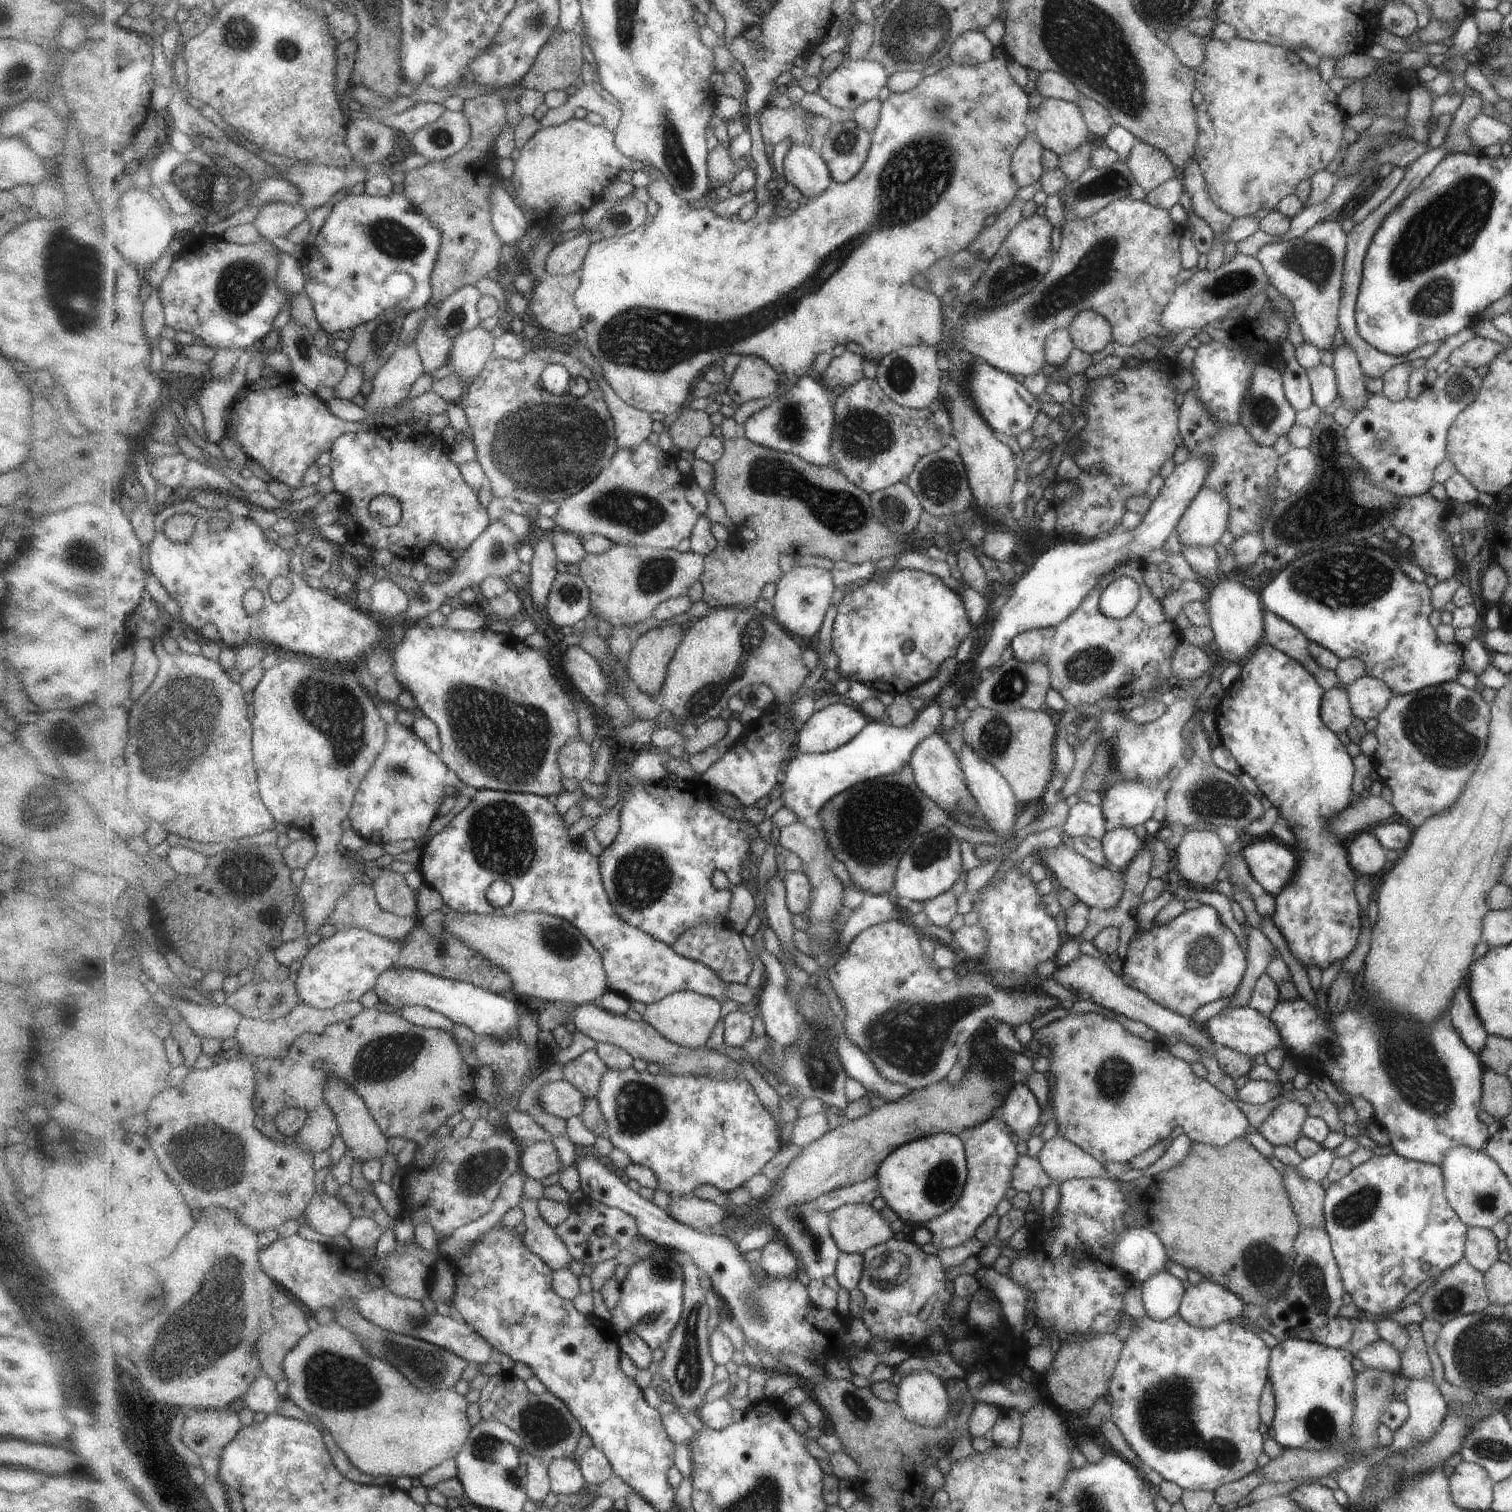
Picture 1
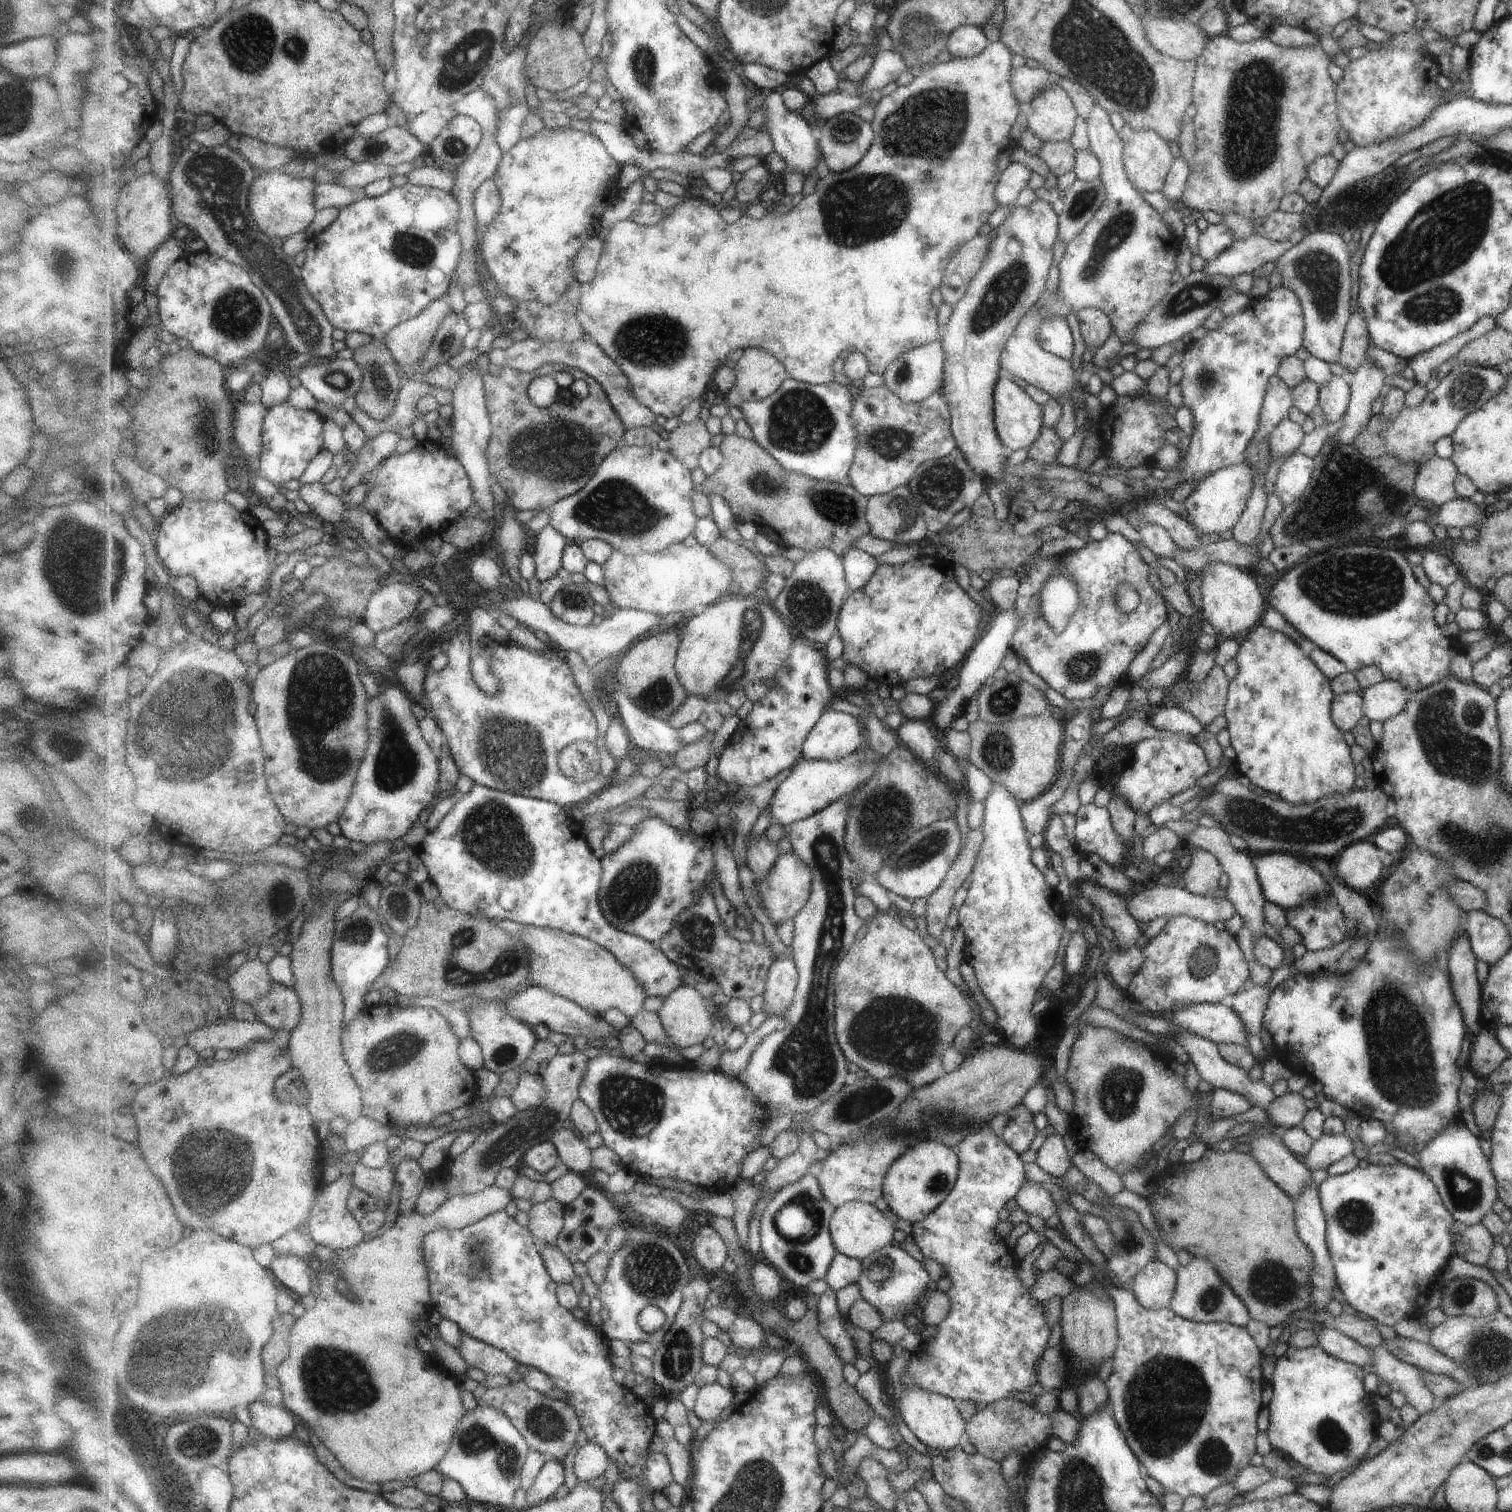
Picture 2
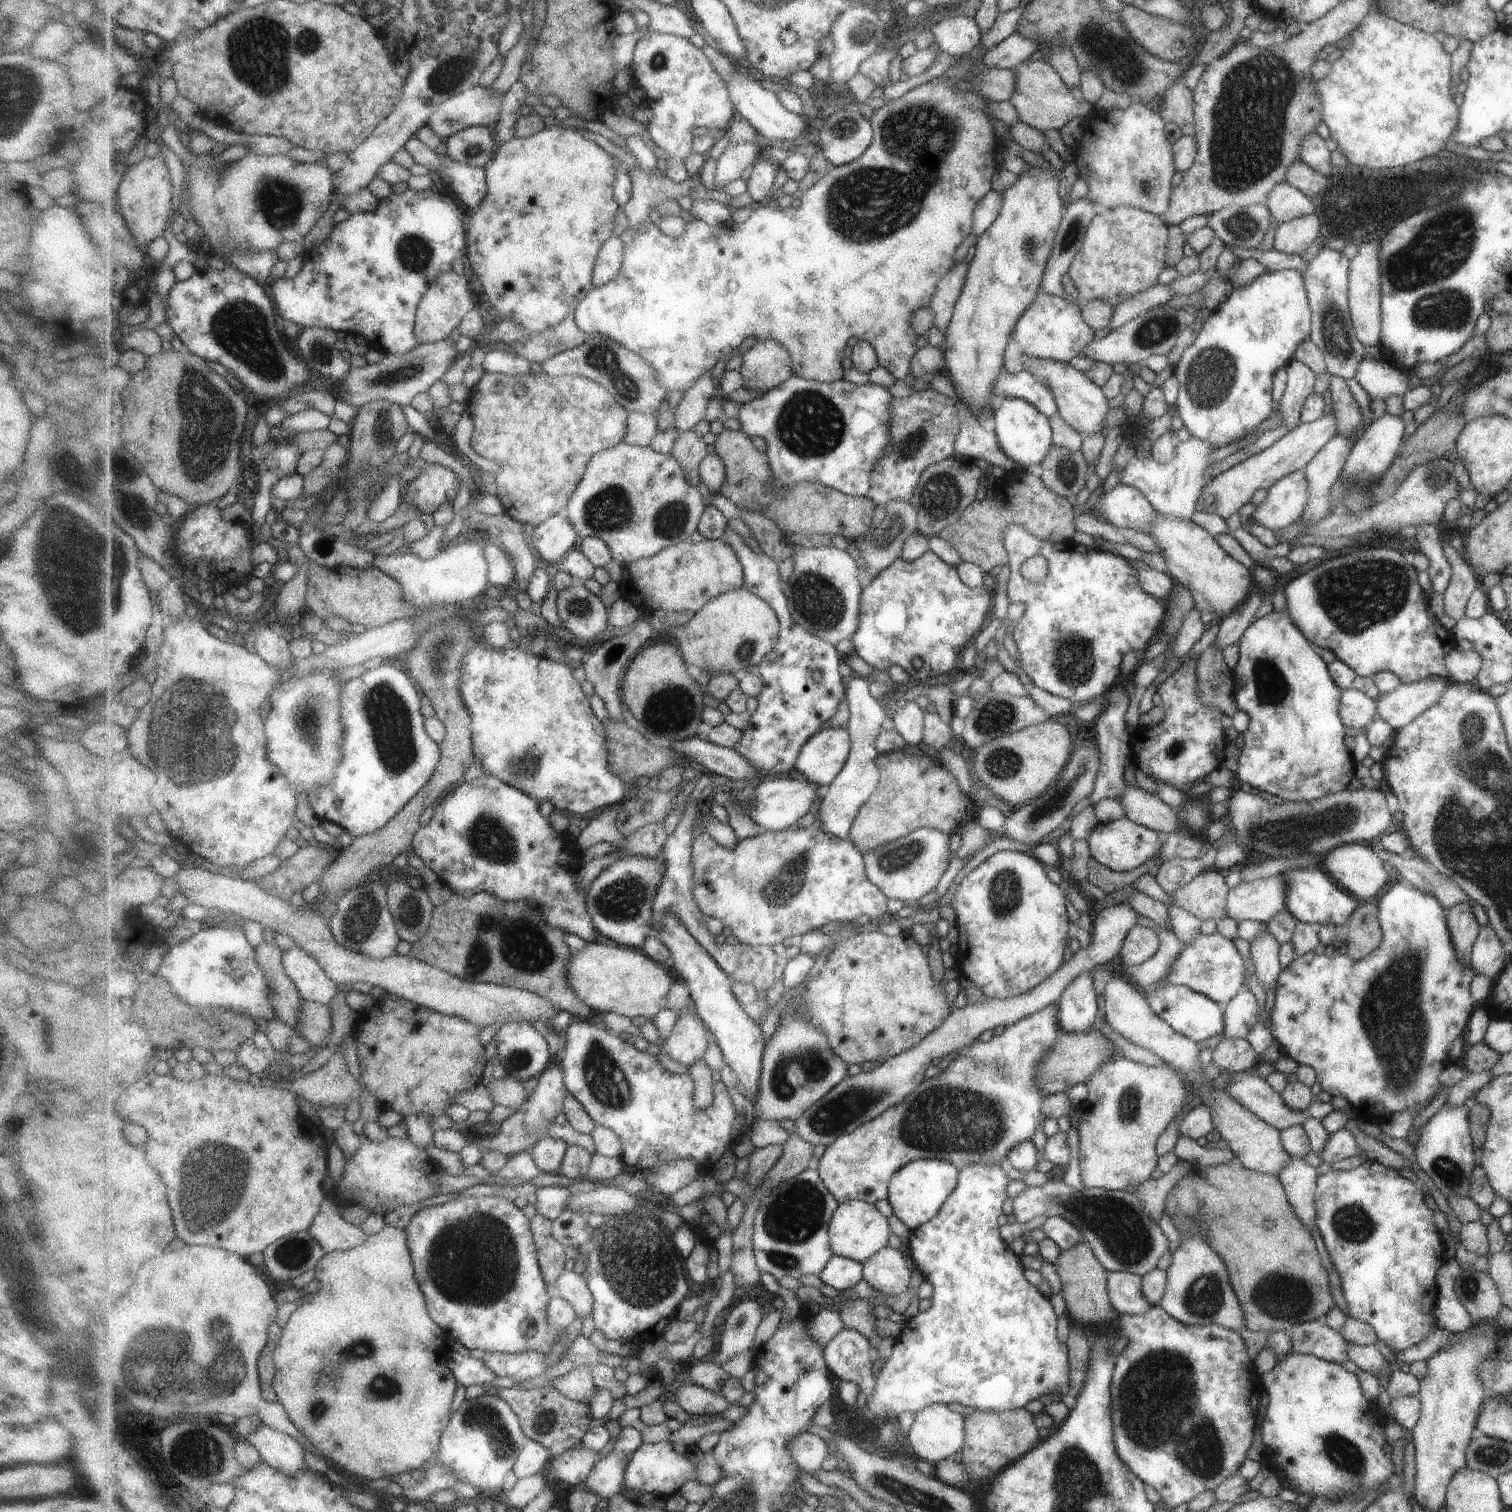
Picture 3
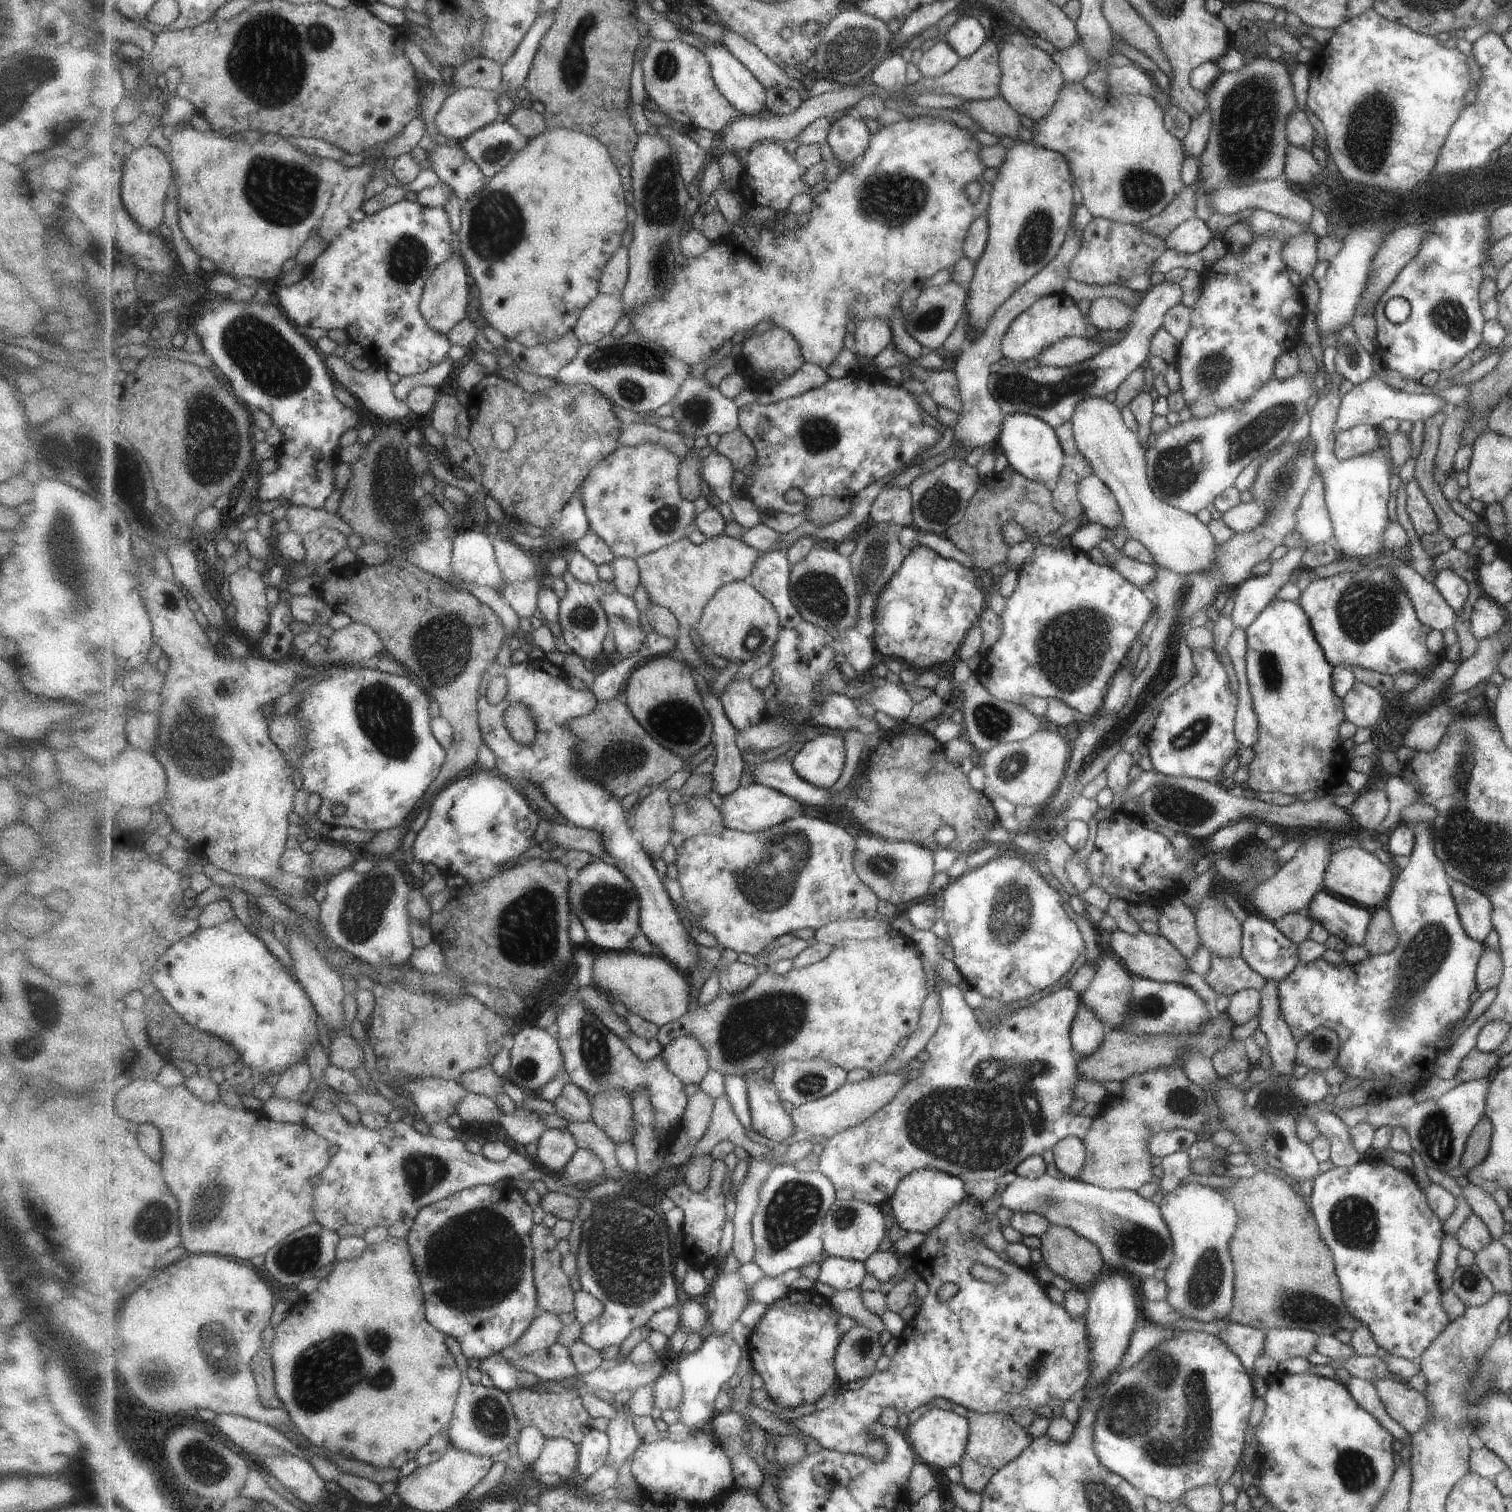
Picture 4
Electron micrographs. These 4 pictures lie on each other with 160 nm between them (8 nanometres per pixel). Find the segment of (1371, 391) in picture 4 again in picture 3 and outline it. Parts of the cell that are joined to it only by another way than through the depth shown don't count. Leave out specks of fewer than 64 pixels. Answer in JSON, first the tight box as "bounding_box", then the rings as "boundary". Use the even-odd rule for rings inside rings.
{"bounding_box":[1194,412,1336,520],"boundary":[[[1332,412],[1321,415],[1318,419],[1308,423],[1299,423],[1292,428],[1279,440],[1272,443],[1269,447],[1245,458],[1242,462],[1231,466],[1212,478],[1210,483],[1205,484],[1201,489],[1200,497],[1197,497],[1194,510],[1207,512],[1207,514],[1217,514],[1219,518],[1227,520],[1241,506],[1245,506],[1253,492],[1260,488],[1269,488],[1273,482],[1291,471],[1301,469],[1307,464],[1308,460],[1335,434],[1336,428]]]}

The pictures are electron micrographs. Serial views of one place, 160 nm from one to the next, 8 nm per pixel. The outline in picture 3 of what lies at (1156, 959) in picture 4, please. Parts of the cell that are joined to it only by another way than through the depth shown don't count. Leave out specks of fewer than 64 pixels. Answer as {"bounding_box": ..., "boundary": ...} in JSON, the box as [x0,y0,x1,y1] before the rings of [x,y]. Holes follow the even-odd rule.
{"bounding_box":[1117,923,1158,966],"boundary":[[[1135,923],[1125,932],[1117,954],[1129,966],[1141,964],[1156,950],[1158,938],[1155,929],[1150,929]]]}

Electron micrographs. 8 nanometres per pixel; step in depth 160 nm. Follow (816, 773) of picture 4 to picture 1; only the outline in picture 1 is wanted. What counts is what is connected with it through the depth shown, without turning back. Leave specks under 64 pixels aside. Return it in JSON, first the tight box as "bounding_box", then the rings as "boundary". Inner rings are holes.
{"bounding_box":[798,703,870,753],"boundary":[[[833,703],[813,713],[798,732],[801,753],[826,753],[851,743],[870,720],[849,704]]]}

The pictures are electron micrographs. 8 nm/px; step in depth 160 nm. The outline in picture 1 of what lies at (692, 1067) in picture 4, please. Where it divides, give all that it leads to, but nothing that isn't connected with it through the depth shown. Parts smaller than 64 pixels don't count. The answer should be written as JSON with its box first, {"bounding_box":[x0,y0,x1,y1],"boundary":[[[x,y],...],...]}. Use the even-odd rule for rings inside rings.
{"bounding_box":[644,991,721,1048],"boundary":[[[679,991],[648,1005],[644,1020],[671,1042],[694,1048],[704,1047],[721,1020],[721,1002],[693,991]]]}

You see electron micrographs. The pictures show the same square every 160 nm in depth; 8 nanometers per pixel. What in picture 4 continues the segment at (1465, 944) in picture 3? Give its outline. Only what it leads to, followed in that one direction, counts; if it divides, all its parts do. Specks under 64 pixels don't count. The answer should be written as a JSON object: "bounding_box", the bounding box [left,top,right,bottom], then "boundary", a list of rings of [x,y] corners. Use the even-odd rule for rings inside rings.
{"bounding_box":[1449,880,1493,943],"boundary":[[[1450,880],[1449,883],[1461,928],[1469,938],[1483,943],[1489,932],[1493,930],[1489,898],[1473,886],[1463,884],[1459,880]]]}

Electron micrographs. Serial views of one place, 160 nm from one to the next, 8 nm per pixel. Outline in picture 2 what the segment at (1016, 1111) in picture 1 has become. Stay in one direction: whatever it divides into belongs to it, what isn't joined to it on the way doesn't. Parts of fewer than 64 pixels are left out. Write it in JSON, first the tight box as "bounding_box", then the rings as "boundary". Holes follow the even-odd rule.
{"bounding_box":[1002,1109,1038,1155],"boundary":[[[1024,1109],[1019,1114],[1009,1118],[1004,1126],[1002,1139],[1018,1155],[1028,1149],[1031,1140],[1038,1133],[1032,1120],[1033,1115],[1027,1109]]]}

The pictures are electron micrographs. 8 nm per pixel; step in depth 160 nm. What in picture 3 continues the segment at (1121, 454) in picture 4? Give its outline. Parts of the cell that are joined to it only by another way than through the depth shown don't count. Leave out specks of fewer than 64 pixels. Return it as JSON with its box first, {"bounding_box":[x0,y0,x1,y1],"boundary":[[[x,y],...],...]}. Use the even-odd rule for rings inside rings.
{"bounding_box":[1013,353,1252,618],"boundary":[[[1023,353],[1013,354],[1021,363],[1021,368],[1034,375],[1037,380],[1049,389],[1052,394],[1056,413],[1071,427],[1074,428],[1081,437],[1087,436],[1088,432],[1099,430],[1106,432],[1101,427],[1101,420],[1107,412],[1106,399],[1101,393],[1101,389],[1093,384],[1082,371],[1071,367],[1067,363],[1058,360],[1042,359]],[[1157,513],[1150,520],[1146,532],[1160,550],[1166,573],[1175,583],[1179,583],[1185,594],[1193,599],[1193,607],[1199,612],[1213,611],[1219,618],[1236,609],[1252,590],[1251,568],[1229,557],[1216,544],[1212,534],[1194,524],[1171,515]]]}

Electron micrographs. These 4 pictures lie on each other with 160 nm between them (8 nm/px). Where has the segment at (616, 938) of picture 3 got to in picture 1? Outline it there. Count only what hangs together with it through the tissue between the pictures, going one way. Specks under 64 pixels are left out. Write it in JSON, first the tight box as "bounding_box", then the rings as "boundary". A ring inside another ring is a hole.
{"bounding_box":[599,762,761,946],"boundary":[[[629,762],[627,766],[619,766],[617,769],[621,779],[620,796],[624,799],[620,814],[621,826],[613,844],[599,856],[601,874],[605,890],[617,914],[634,927],[639,927],[655,939],[671,946],[690,928],[705,923],[728,922],[733,892],[731,888],[715,888],[713,876],[717,872],[724,872],[733,888],[743,885],[743,860],[751,858],[751,838],[757,835],[760,837],[761,832],[757,830],[757,825],[729,818],[711,806],[703,782],[696,781],[697,787],[694,789],[681,784],[681,780],[675,784],[673,770],[667,770],[667,776],[661,780],[662,783],[646,783],[630,773],[631,765],[632,762]]]}

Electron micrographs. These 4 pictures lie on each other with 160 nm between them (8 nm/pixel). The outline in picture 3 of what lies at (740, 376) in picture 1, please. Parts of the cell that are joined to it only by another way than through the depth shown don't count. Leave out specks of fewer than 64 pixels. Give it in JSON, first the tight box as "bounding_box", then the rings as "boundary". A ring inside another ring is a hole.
{"bounding_box":[741,340,794,393],"boundary":[[[757,340],[742,355],[741,374],[746,378],[745,388],[766,393],[792,378],[794,362],[788,348],[781,341]]]}

